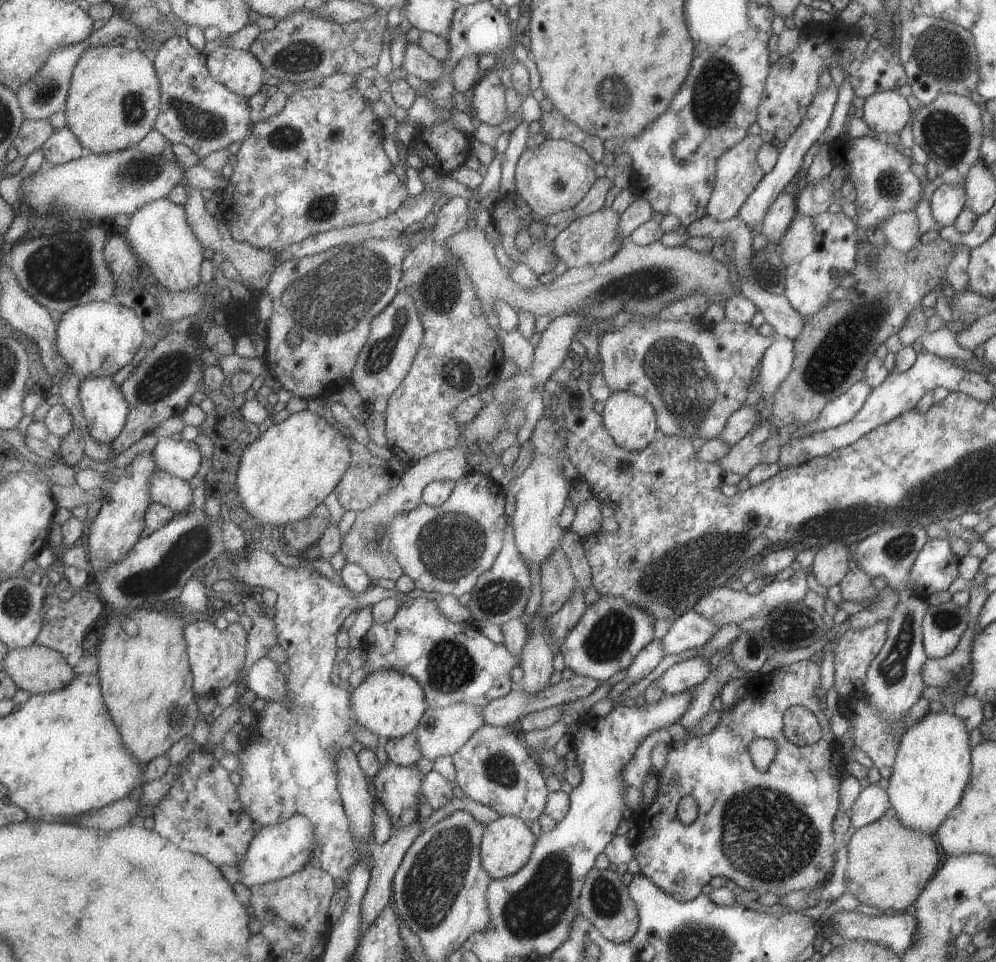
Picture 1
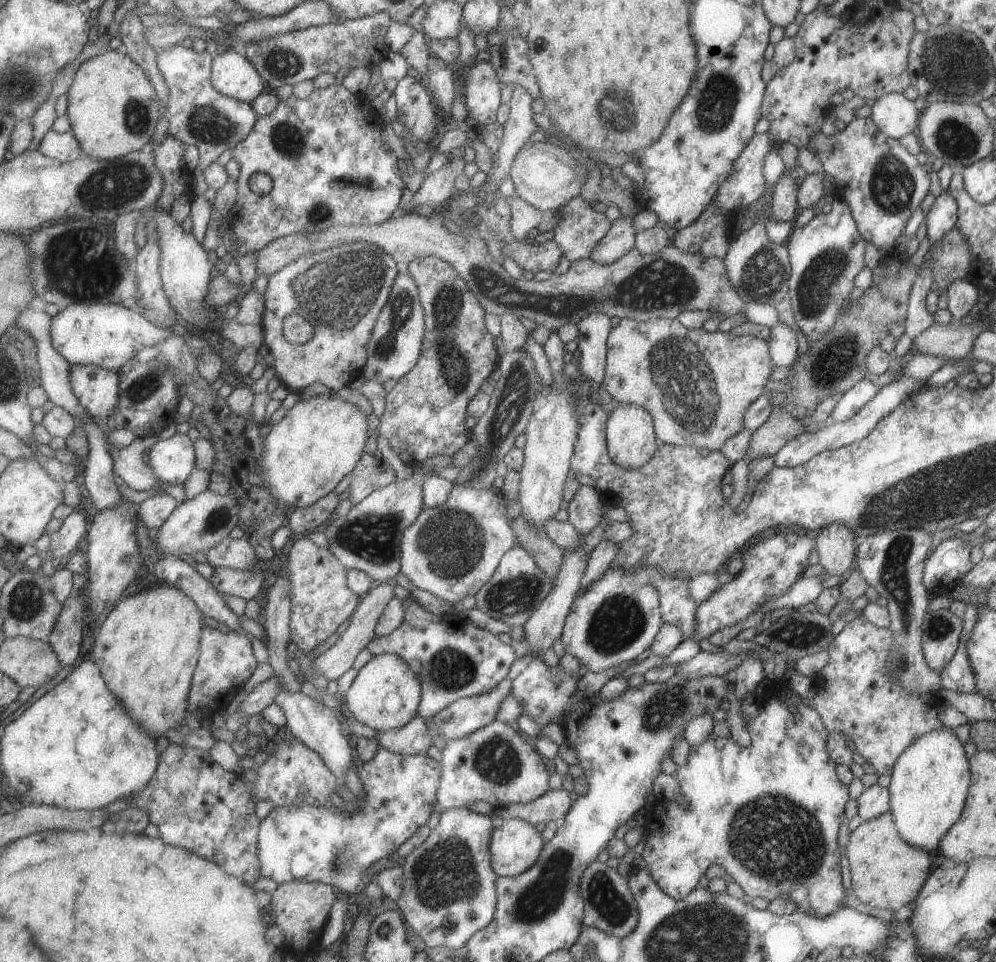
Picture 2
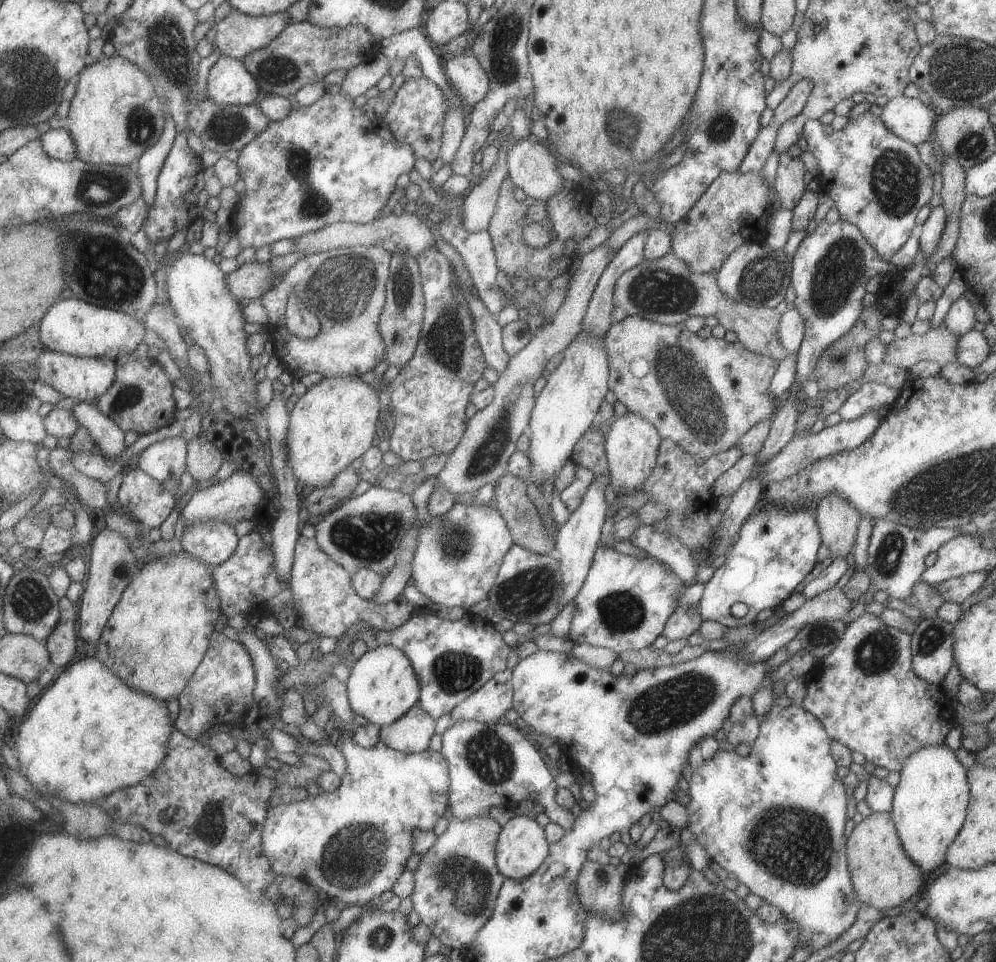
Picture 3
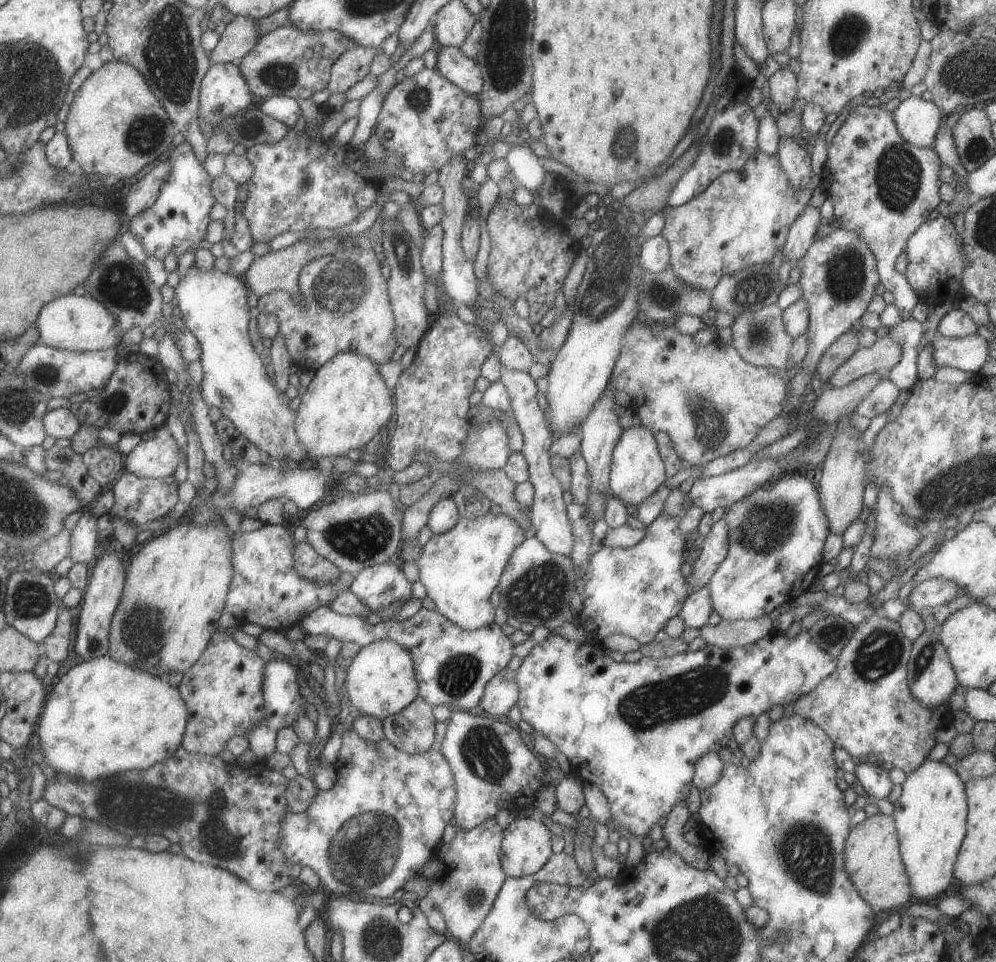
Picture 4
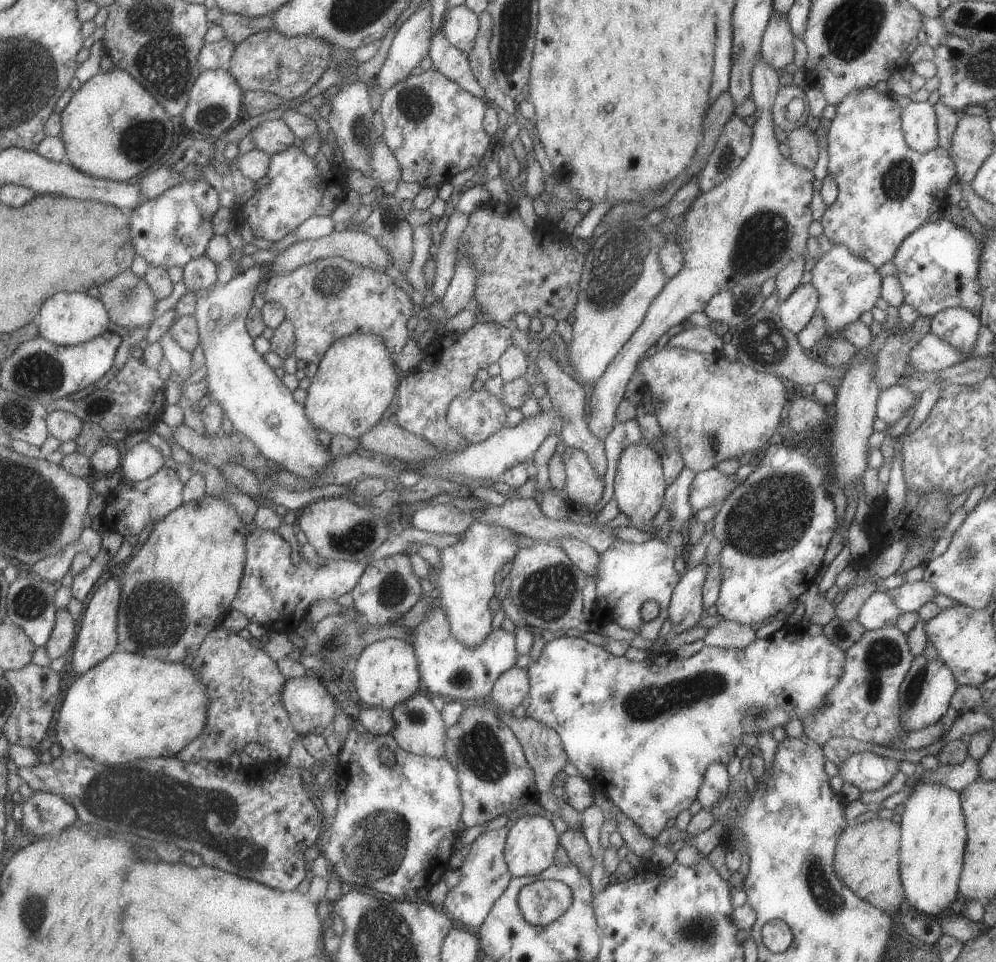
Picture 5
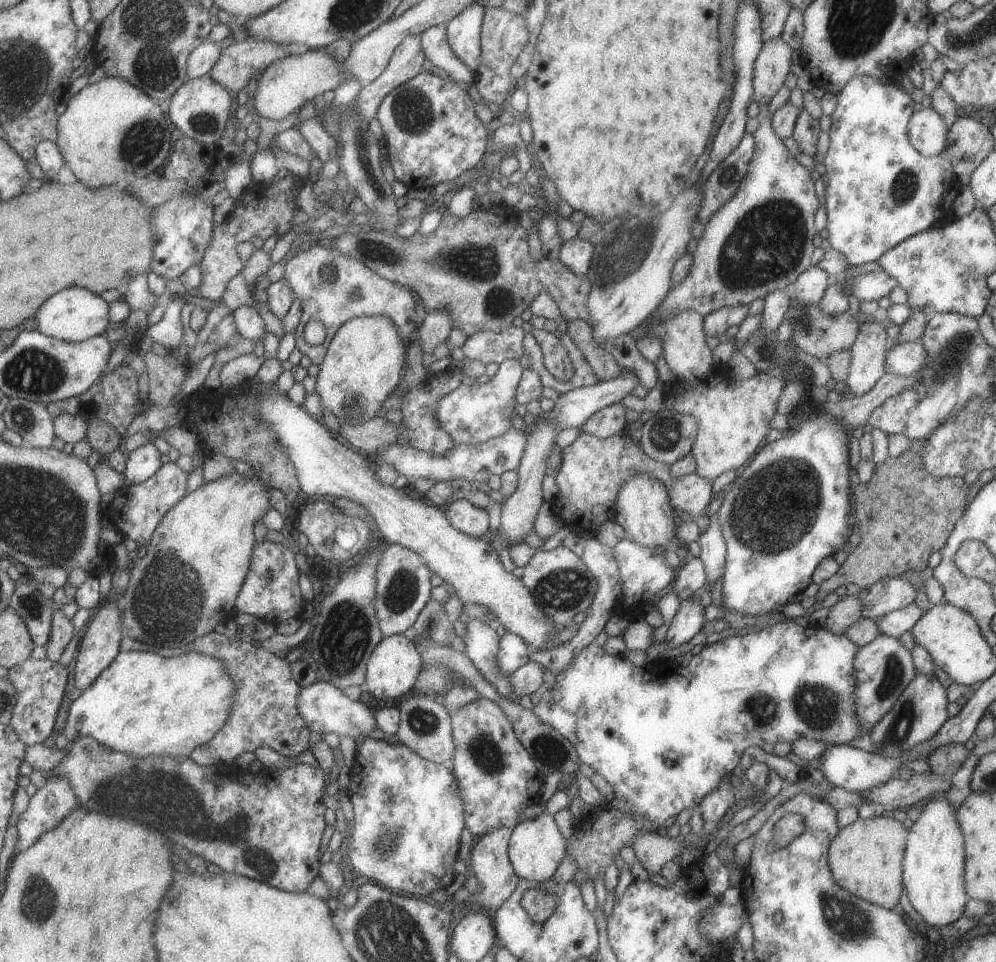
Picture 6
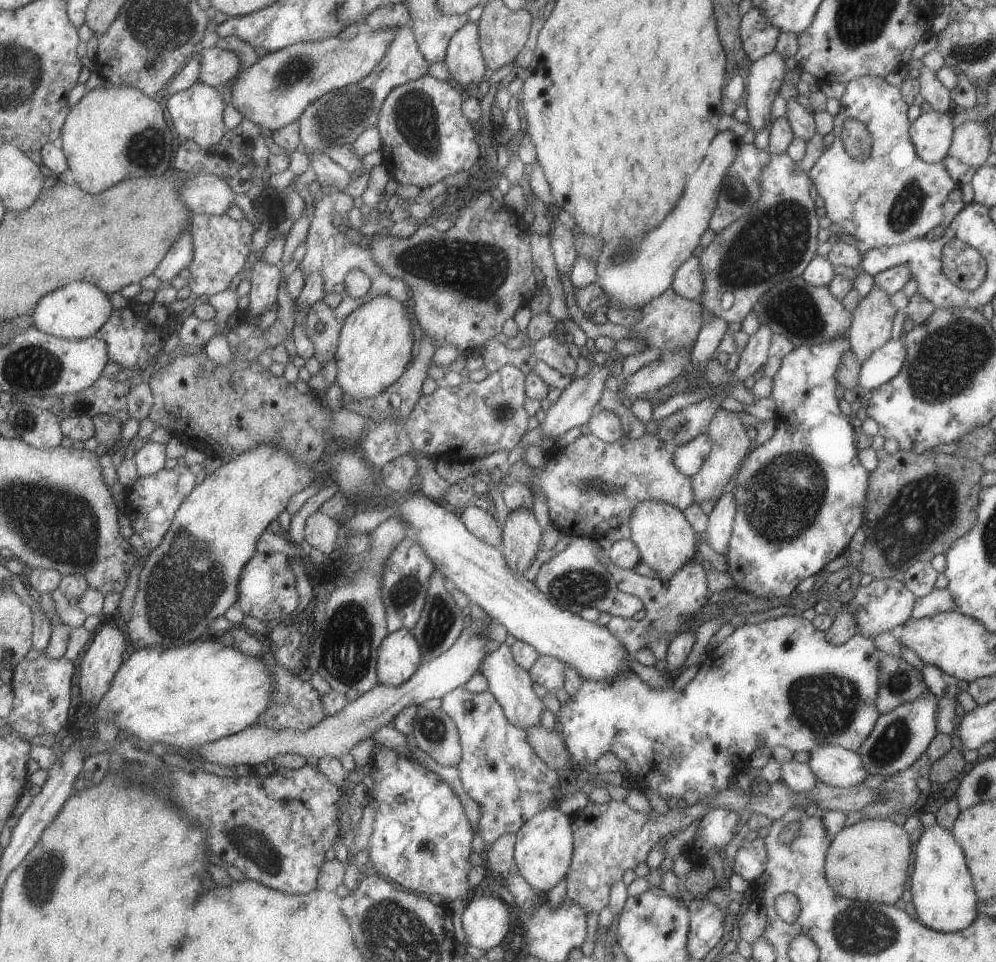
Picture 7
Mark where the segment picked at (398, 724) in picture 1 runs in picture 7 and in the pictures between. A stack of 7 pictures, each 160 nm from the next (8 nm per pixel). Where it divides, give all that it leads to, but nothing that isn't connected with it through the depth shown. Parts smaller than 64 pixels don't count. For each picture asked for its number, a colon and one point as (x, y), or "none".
2: (384, 695)
3: (381, 686)
4: (380, 680)
5: (385, 673)
6: (393, 667)
7: (399, 654)

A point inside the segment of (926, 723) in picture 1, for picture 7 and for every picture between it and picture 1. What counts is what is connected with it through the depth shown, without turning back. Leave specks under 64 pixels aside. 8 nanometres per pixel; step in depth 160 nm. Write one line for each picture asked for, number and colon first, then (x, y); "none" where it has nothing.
2: (929, 782)
3: (929, 804)
4: (929, 816)
5: (932, 831)
6: (933, 861)
7: (941, 890)

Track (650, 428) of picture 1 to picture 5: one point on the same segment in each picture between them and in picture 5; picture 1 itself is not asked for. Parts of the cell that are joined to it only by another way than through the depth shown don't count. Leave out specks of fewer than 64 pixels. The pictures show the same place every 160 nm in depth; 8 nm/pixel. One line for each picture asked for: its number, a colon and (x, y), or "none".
2: (630, 439)
3: (630, 444)
4: (636, 470)
5: (639, 483)

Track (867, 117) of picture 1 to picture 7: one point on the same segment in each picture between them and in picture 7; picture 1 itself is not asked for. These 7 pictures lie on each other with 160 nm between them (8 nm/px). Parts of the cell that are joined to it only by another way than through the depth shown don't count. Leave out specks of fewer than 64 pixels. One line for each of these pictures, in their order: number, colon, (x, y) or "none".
2: (894, 115)
3: (909, 119)
4: (917, 120)
5: (918, 120)
6: (926, 131)
7: (930, 133)

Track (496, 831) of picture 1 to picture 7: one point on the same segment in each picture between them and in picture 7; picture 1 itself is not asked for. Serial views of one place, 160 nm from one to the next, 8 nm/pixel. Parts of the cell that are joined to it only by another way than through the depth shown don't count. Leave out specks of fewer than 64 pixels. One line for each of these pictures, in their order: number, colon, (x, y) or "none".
2: (514, 845)
3: (521, 846)
4: (525, 847)
5: (530, 844)
6: (535, 847)
7: (543, 847)

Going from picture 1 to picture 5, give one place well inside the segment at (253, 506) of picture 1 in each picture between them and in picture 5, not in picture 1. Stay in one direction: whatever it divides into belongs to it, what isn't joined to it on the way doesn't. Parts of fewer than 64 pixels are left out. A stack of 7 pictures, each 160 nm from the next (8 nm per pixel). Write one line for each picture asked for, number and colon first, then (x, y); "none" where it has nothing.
2: (320, 439)
3: (335, 420)
4: (346, 402)
5: (355, 380)

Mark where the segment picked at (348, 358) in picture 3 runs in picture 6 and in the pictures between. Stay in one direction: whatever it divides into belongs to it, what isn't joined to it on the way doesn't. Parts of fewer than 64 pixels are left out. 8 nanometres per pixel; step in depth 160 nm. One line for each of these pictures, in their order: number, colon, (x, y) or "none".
4: (343, 306)
5: (329, 298)
6: (333, 289)

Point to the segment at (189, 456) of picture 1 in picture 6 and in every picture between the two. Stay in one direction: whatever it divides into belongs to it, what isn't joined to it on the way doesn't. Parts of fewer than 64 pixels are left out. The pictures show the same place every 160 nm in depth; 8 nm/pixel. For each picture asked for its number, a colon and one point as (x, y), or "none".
2: (174, 459)
3: (167, 459)
4: (158, 457)
5: (142, 461)
6: (143, 463)

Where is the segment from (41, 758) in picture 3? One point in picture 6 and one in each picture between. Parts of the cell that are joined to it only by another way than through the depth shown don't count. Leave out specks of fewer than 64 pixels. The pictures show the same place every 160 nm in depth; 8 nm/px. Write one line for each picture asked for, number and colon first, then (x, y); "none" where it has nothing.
4: (104, 717)
5: (129, 707)
6: (145, 705)

